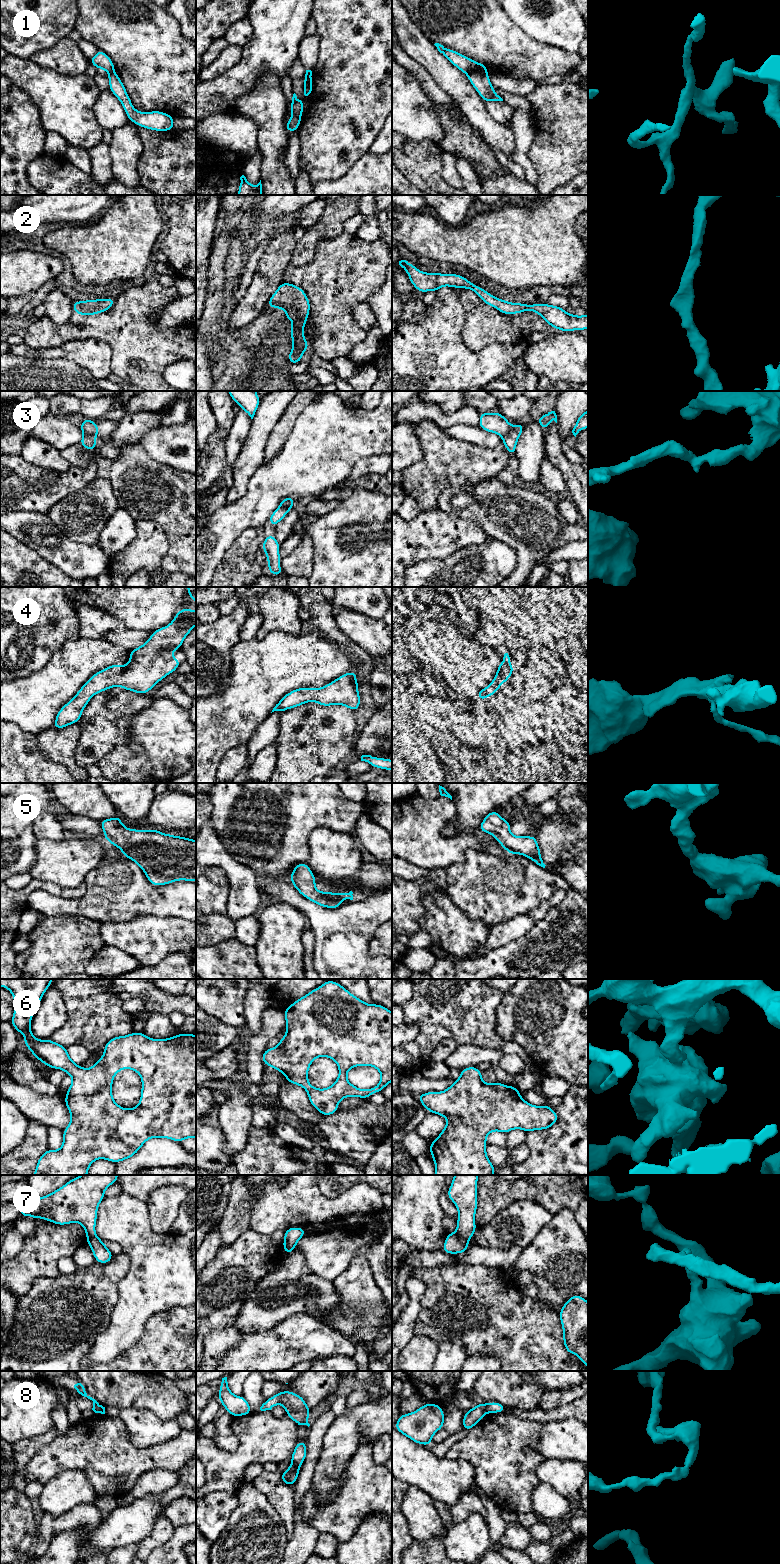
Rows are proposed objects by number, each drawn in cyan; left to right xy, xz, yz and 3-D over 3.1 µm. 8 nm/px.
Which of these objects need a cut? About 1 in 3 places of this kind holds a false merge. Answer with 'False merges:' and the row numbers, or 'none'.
False merges: 1, 3, 7, 8

